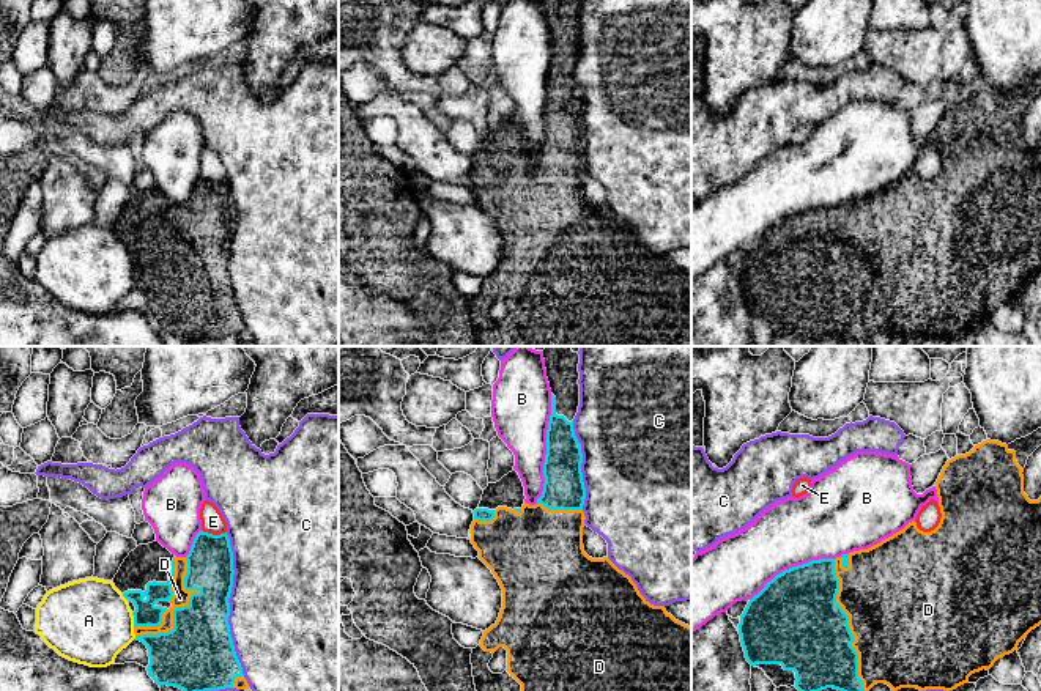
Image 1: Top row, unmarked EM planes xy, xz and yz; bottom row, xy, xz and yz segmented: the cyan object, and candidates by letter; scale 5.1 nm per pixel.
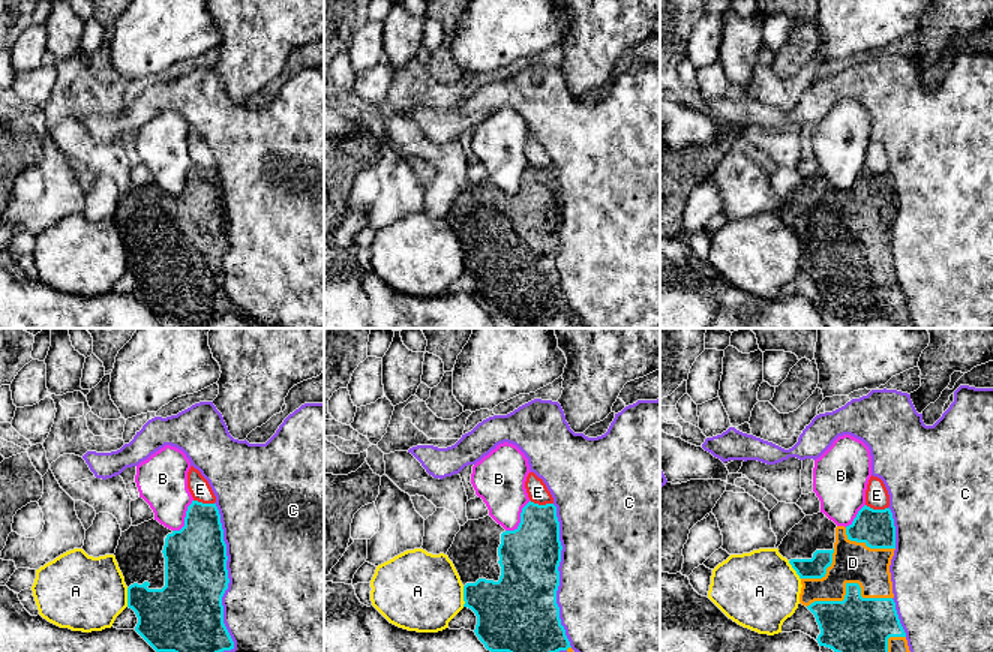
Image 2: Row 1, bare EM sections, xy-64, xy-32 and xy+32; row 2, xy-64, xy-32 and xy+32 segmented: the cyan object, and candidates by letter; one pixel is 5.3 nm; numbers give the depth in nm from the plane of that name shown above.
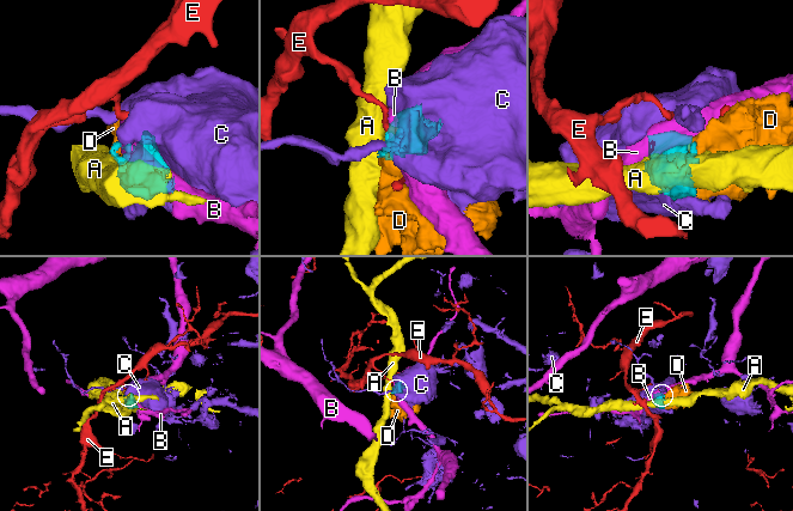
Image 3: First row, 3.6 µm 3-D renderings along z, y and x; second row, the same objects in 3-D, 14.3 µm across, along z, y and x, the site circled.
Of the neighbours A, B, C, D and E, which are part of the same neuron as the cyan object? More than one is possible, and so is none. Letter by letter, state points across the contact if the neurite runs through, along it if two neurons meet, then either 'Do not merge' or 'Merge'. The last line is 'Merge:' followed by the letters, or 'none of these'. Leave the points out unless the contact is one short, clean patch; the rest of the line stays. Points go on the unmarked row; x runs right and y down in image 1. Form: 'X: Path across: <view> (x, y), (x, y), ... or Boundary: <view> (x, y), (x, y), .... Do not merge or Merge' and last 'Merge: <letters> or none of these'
A: Boundary: xy (131, 260), (134, 273). Do not merge
B: Do not merge
C: Do not merge
D: Merge
E: Boundary: xy (202, 177), (211, 181), (225, 180). Do not merge
Merge: D

